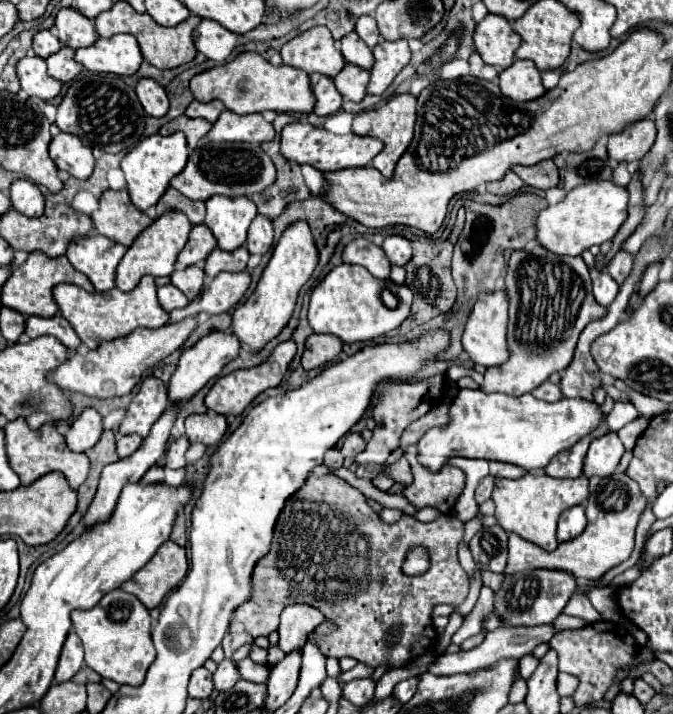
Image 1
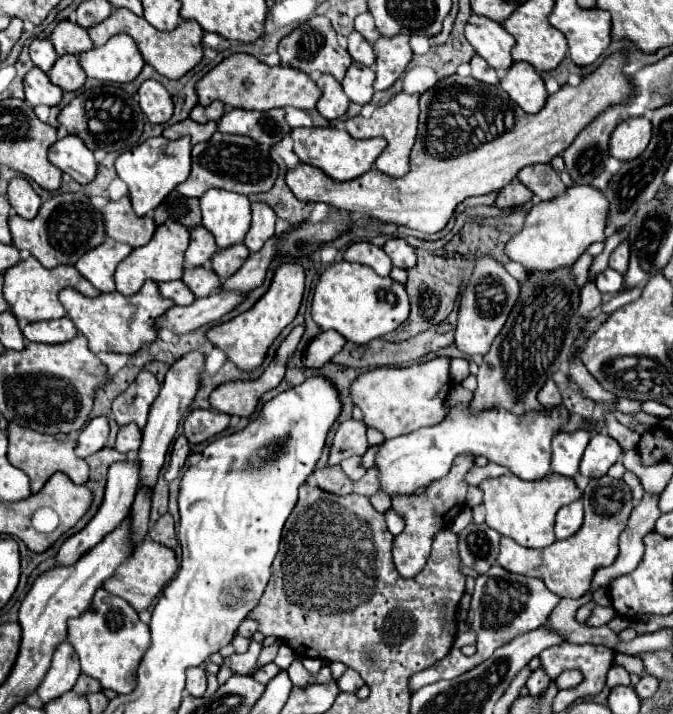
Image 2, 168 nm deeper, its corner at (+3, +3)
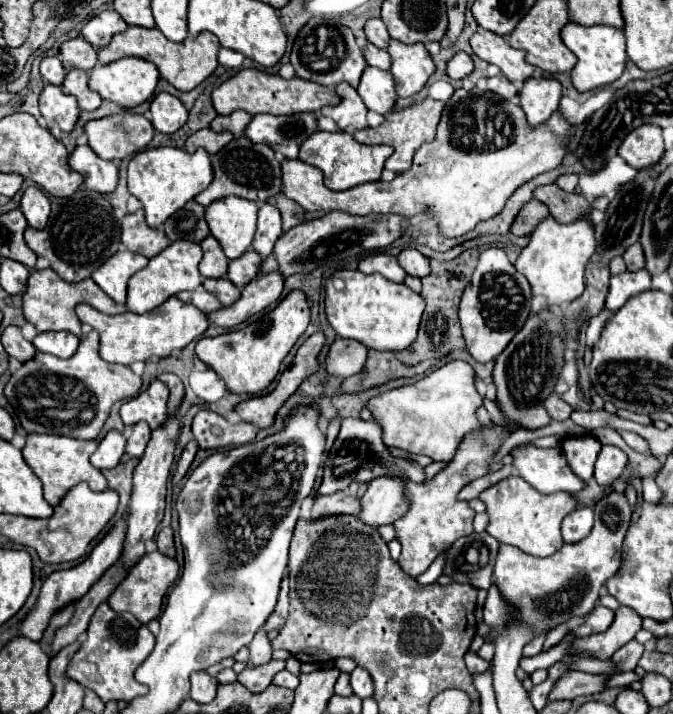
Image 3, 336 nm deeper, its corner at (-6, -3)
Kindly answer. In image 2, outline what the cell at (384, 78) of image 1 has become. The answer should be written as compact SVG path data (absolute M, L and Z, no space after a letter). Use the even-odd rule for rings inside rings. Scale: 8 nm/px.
M393 36L393 38L379 38L373 44L377 52L377 62L375 62L375 72L377 80L373 84L375 90L387 90L395 84L395 80L405 72L407 64L413 58L411 46L409 46L409 36Z

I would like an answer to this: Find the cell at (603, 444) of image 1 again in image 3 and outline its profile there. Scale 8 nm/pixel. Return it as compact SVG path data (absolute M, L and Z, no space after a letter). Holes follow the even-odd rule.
M602 446L598 460L596 460L596 468L594 468L596 482L604 488L612 486L622 476L626 464L628 464L628 458L624 450L616 446Z

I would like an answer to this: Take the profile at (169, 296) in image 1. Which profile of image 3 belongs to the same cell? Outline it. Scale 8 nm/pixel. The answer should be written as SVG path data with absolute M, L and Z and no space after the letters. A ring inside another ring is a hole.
M198 288L198 290L194 290L194 292L180 292L180 294L176 294L176 298L194 304L194 306L196 306L198 310L202 310L202 312L212 312L212 310L218 310L218 308L222 306L222 304L220 304L210 292L206 292L204 288Z

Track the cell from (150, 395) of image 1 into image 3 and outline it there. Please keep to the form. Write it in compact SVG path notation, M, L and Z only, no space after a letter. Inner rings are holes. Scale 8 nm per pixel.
M152 380L144 392L122 404L120 416L124 424L132 426L144 420L148 422L150 428L156 428L166 420L166 400L168 400L168 388L164 386L164 382Z

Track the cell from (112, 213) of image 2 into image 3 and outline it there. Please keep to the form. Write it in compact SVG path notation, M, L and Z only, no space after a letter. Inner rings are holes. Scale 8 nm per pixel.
M136 210L132 214L126 214L122 220L122 244L132 252L152 258L160 250L164 250L170 240L162 230L154 230L146 224L144 210Z

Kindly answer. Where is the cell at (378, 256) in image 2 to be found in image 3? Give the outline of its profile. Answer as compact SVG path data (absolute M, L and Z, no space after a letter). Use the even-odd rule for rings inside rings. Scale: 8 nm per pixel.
M370 254L366 256L364 260L360 260L358 264L358 270L364 272L364 274L382 274L384 278L392 280L392 282L404 282L406 278L406 272L400 268L398 260L394 256L388 256L388 254Z

